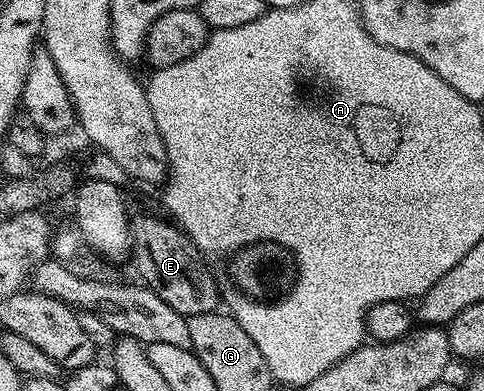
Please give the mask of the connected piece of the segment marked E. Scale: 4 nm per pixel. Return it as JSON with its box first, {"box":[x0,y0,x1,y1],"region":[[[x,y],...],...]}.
{"box":[130,212,220,319],"region":[[[133,212],[131,214],[130,257],[131,260],[136,260],[136,269],[140,272],[139,280],[152,289],[154,295],[158,295],[158,299],[170,303],[170,307],[174,307],[174,311],[178,311],[185,319],[213,312],[219,306],[216,304],[220,301],[220,289],[216,286],[207,263],[204,262],[207,261],[205,254],[197,249],[196,244],[186,236],[183,229],[169,223],[163,216],[161,217],[155,217],[152,213]]]}

